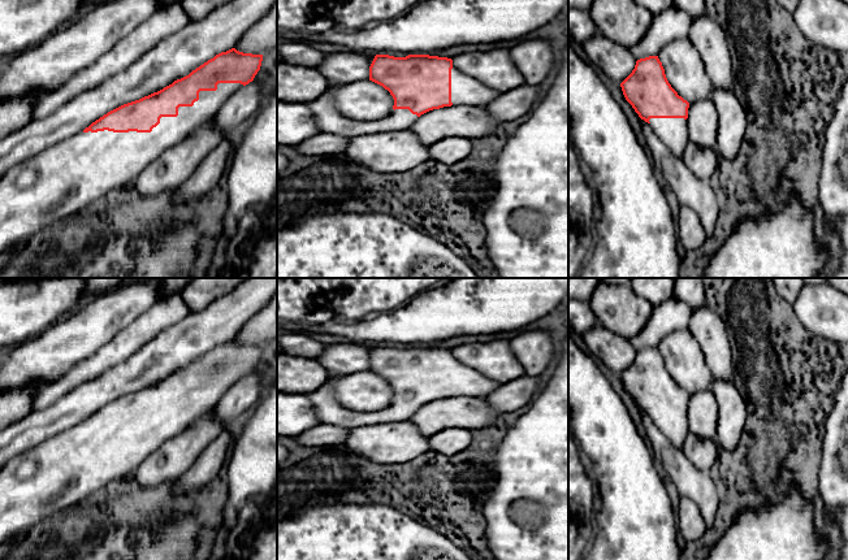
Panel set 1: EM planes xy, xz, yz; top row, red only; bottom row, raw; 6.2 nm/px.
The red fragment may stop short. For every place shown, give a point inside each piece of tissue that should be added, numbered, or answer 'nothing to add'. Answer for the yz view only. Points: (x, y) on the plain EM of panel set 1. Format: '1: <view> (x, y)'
1: yz (673, 422)

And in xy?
1: xy (63, 470)

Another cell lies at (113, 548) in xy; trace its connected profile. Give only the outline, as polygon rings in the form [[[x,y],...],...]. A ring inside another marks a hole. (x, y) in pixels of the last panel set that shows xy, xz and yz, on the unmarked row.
[[[135,529],[122,531],[118,537],[92,547],[77,560],[129,560],[133,557],[133,554],[124,546],[124,539],[134,538],[140,534],[142,533]]]

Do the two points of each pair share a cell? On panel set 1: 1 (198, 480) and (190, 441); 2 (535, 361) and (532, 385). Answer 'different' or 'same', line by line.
1: different
2: different

